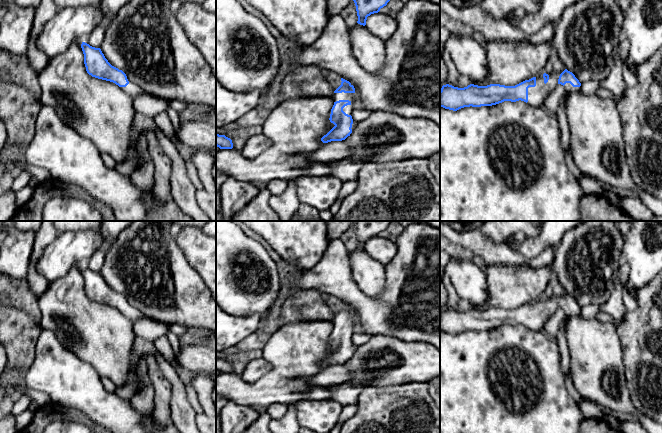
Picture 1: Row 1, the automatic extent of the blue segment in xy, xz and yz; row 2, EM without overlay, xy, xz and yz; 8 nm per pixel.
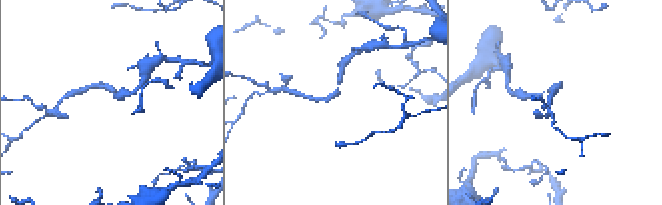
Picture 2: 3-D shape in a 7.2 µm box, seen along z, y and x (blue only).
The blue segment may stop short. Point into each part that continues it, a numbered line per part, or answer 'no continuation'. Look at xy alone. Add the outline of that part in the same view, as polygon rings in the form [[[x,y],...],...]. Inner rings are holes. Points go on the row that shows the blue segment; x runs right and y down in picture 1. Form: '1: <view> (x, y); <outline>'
1: xy (131, 89); [[[127,78],[128,79],[128,78]],[[129,79],[129,84],[126,87],[121,87],[132,99],[135,99],[139,95],[145,94],[146,92],[137,86],[136,84],[132,83]]]

